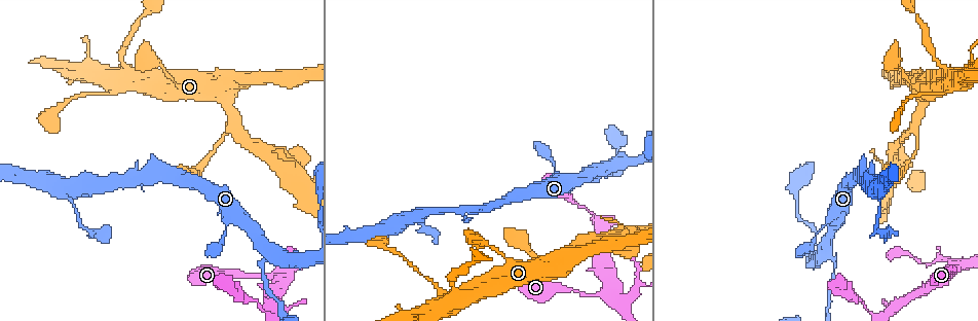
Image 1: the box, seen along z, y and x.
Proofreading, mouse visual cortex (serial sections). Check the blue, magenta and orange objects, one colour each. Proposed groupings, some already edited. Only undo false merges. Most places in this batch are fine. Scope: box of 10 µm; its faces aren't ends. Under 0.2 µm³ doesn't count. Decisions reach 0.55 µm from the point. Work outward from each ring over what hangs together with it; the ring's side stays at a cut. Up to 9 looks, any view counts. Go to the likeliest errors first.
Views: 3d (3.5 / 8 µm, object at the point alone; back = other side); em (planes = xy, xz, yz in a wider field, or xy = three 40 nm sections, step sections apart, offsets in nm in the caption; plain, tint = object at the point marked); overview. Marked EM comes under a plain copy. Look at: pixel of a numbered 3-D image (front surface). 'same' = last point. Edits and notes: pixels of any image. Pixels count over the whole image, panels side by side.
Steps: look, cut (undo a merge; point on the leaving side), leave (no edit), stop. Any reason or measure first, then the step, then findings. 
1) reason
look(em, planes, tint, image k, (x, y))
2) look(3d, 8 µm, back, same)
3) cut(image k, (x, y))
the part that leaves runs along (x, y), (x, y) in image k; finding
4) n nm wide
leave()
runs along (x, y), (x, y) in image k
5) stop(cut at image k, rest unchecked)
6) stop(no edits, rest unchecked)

thick turns thin
look(3d, 3.5 µm, image 1, (950, 261))

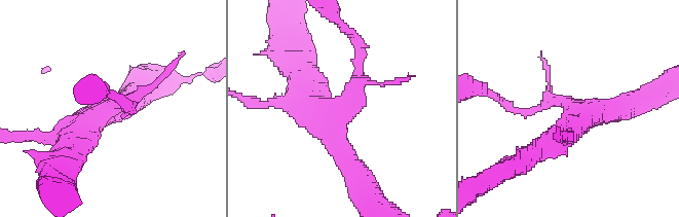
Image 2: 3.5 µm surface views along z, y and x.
need the tissue
look(em, xy, step 1, tint, image 2, (569, 105))

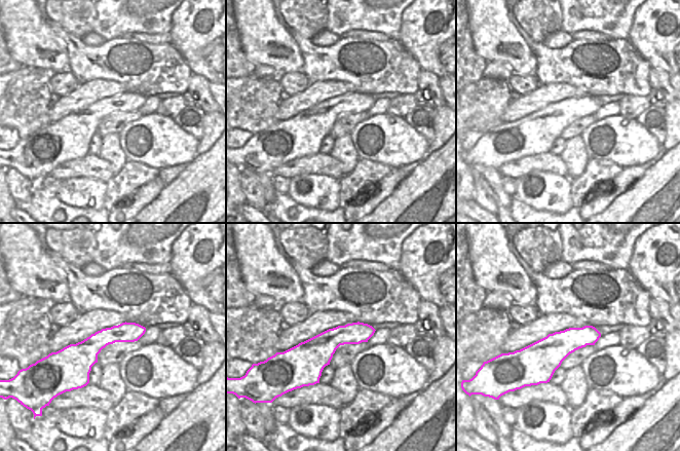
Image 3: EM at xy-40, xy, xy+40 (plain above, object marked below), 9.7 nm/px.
leave()
one cell here

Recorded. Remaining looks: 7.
side arm on a straight run
look(3d, 8 µm, image 1, (272, 250))

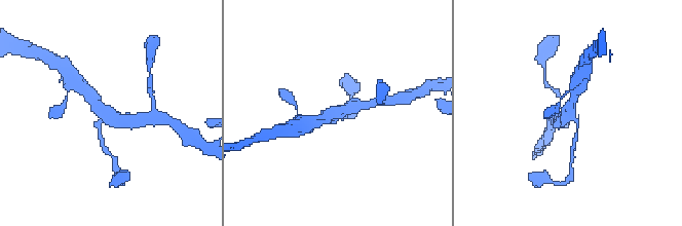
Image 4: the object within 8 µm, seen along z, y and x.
3 arms; arms of 100, 300, 350 nm; shape alone is not enough
look(em, xy, step 1, tint, same)

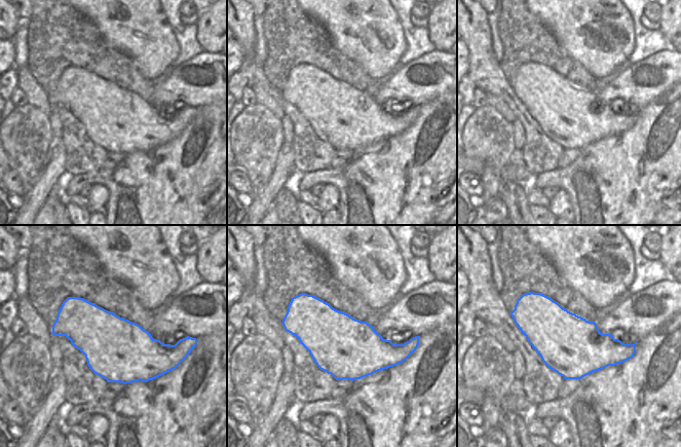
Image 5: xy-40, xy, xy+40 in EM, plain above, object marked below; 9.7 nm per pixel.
leave()
runs along (84, 90), (110, 116), (134, 120) in image 4; all the same cell

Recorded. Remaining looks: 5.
thin arm on a thick one
look(3d, 3.5 µm, image 1, (132, 72))

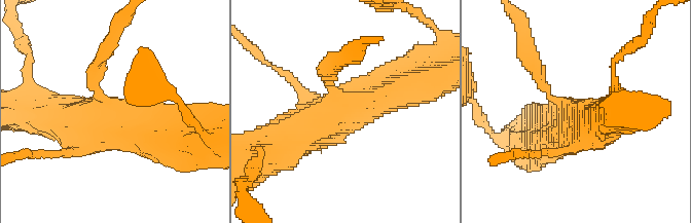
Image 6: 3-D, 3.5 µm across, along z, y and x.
look(em, xy, step 5, tint, image 6, (571, 115))

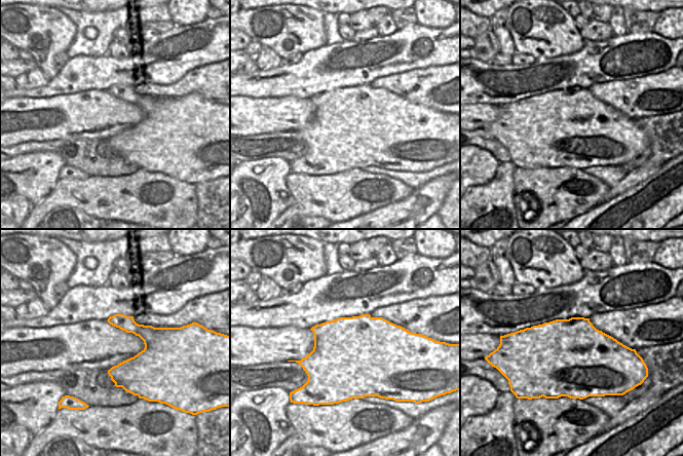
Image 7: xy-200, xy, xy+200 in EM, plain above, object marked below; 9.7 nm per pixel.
another direction
look(em, xy, step 2, tint, same)

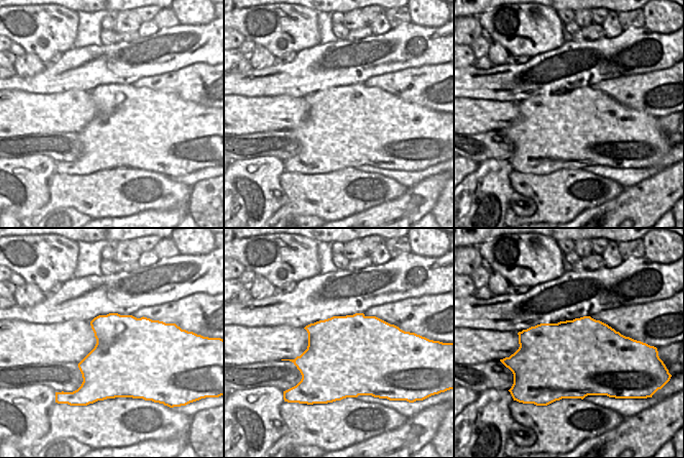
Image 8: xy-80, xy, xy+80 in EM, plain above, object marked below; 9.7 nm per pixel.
leave()
runs along (415, 81), (330, 110), (295, 140) in image 6; one cell here

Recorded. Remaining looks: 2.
look(3d, 3.5 µm, image 1, (222, 99))

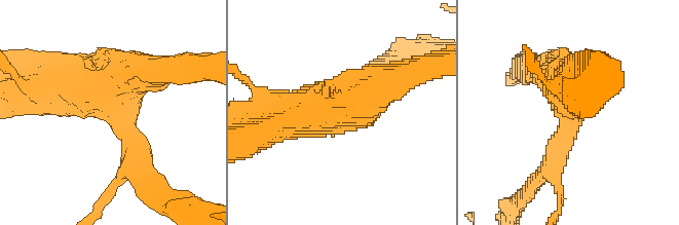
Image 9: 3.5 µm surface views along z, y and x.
need the tissue
look(em, xy, step 3, tint, image 9, (116, 107))

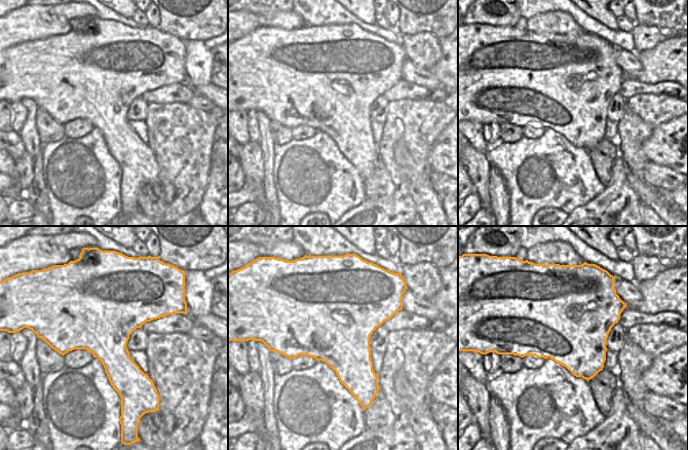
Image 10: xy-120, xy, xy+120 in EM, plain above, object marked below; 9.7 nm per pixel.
leave()
runs along (45, 85), (99, 91), (134, 145) in image 9; continuous, no second cell

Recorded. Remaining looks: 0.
stop(no edits, rest unchecked)

